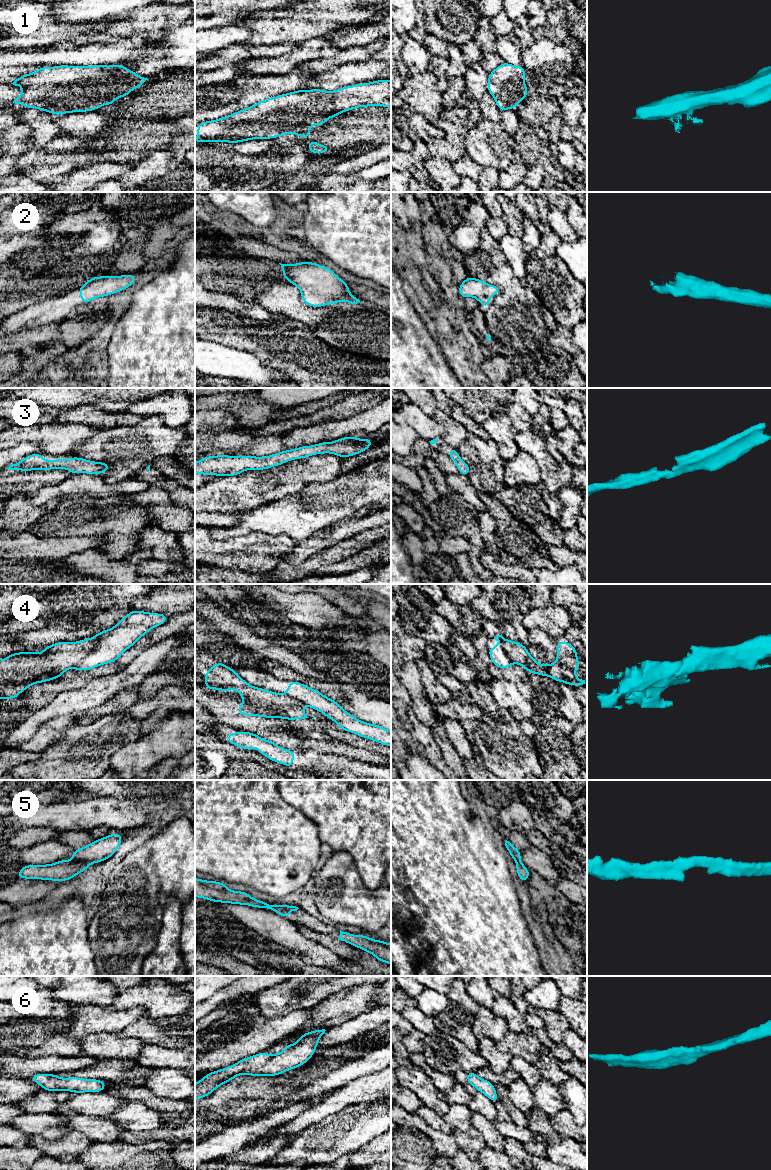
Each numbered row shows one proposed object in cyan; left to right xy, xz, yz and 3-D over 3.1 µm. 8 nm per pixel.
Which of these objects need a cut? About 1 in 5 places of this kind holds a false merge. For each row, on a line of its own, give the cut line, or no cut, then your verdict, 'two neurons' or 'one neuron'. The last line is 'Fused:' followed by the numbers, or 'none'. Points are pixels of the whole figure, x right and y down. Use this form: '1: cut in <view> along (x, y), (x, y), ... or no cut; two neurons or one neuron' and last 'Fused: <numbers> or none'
1: no cut; one neuron
2: no cut; one neuron
3: no cut; one neuron
4: cut in xy along (93, 638), (93, 647), (74, 667); two neurons
5: no cut; one neuron
6: no cut; one neuron
Fused: 4

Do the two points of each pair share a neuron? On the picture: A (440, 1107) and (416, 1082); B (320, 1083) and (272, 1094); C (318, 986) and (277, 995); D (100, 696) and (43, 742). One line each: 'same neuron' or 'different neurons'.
A: same neuron
B: different neurons
C: same neuron
D: different neurons

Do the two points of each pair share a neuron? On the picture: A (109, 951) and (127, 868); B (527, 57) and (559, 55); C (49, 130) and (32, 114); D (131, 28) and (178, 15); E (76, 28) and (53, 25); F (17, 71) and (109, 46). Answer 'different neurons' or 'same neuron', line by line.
A: same neuron
B: same neuron
C: same neuron
D: same neuron
E: same neuron
F: different neurons

